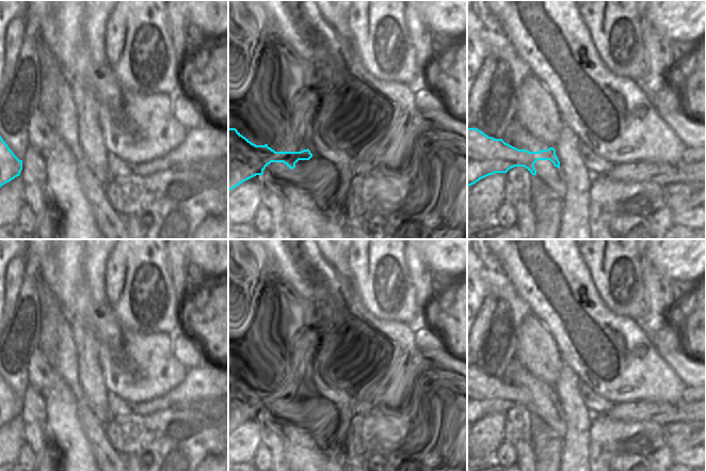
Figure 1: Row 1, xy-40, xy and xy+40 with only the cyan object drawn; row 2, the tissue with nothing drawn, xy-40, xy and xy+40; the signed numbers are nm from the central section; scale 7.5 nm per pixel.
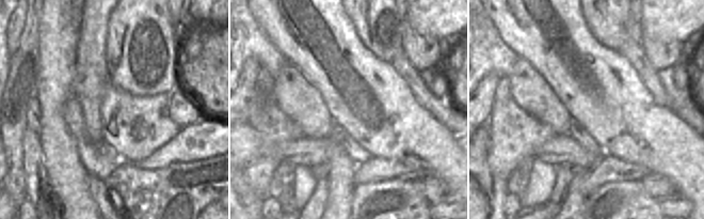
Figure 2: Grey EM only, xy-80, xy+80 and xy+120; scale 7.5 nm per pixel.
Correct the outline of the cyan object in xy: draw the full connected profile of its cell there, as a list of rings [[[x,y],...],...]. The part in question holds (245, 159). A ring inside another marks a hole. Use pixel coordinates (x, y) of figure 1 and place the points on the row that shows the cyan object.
[[[228,128],[228,190],[243,182],[262,175],[271,162],[284,162],[291,170],[299,160],[309,160],[310,151],[275,152],[268,144],[256,145],[236,128]]]

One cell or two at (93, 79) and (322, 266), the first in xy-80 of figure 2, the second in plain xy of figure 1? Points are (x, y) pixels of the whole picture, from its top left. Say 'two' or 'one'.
two

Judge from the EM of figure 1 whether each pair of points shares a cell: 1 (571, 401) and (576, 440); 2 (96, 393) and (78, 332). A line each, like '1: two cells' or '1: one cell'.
1: one cell
2: one cell

